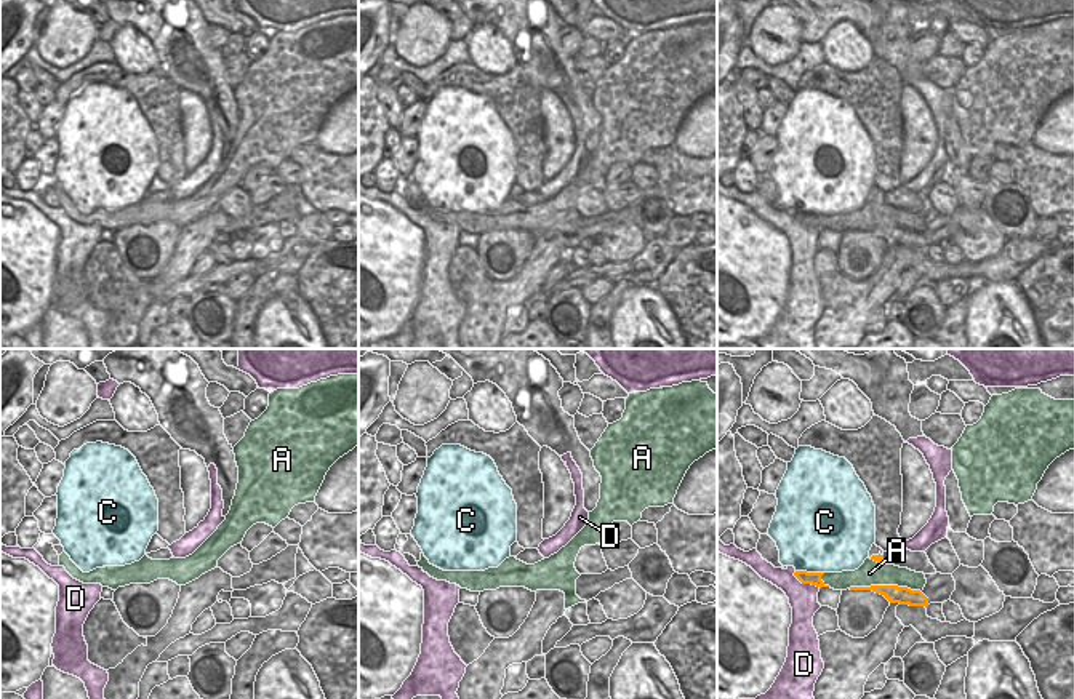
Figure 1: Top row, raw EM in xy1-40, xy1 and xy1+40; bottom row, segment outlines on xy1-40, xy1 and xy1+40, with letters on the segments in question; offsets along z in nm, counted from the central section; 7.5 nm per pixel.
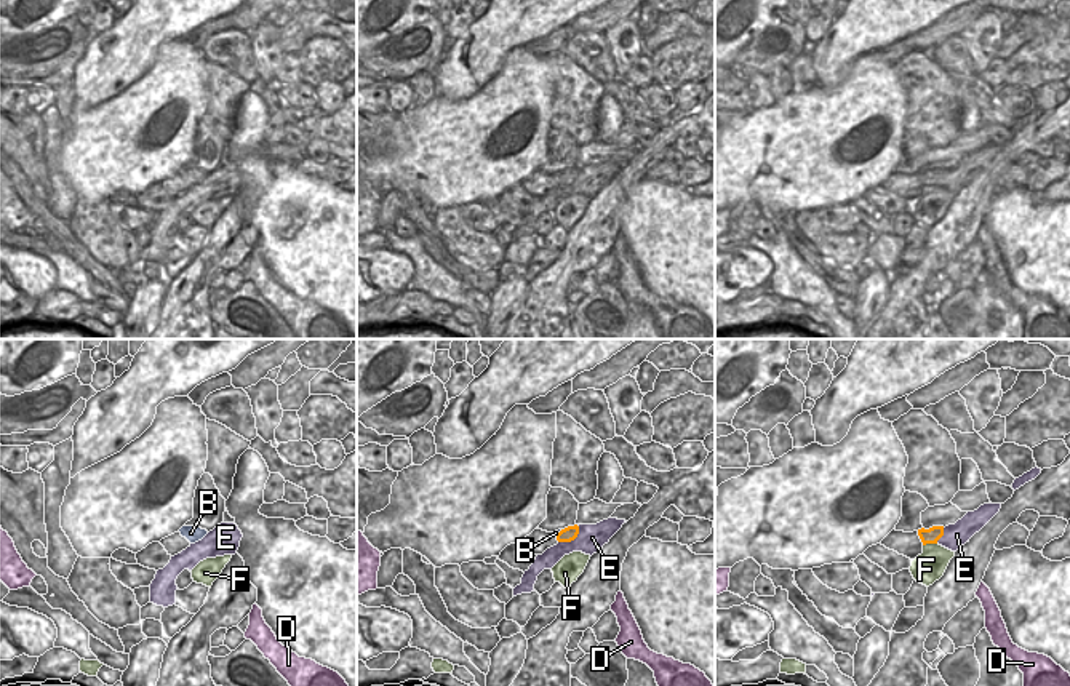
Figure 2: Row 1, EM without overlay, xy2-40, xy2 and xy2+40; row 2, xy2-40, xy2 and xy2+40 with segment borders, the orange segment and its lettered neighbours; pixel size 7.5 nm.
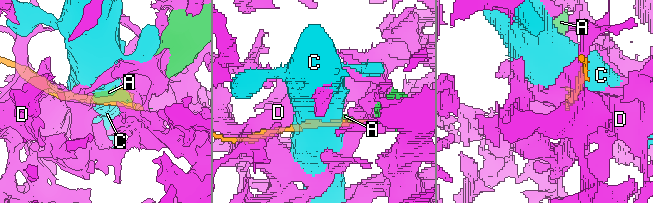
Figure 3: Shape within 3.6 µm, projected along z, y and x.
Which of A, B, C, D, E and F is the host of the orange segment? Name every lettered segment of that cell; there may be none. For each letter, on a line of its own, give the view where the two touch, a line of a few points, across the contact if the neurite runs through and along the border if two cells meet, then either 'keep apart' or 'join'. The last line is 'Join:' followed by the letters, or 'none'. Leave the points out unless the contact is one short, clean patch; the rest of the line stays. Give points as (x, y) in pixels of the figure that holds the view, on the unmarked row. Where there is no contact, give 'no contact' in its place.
A: xy1+40 | keep apart
B: xy2 | xy2 (570, 175), (560, 173), (555, 175) | join
C: xy1+40 | keep apart
D: xy1+40 | keep apart
E: xy2 | keep apart
F: xy2+40 | xy2+40 (936, 184), (923, 187) | keep apart
Join: B

